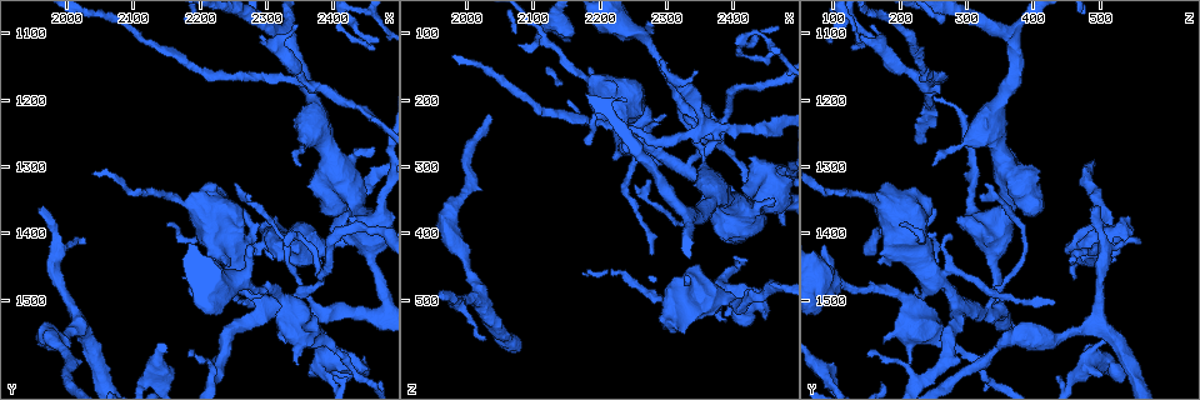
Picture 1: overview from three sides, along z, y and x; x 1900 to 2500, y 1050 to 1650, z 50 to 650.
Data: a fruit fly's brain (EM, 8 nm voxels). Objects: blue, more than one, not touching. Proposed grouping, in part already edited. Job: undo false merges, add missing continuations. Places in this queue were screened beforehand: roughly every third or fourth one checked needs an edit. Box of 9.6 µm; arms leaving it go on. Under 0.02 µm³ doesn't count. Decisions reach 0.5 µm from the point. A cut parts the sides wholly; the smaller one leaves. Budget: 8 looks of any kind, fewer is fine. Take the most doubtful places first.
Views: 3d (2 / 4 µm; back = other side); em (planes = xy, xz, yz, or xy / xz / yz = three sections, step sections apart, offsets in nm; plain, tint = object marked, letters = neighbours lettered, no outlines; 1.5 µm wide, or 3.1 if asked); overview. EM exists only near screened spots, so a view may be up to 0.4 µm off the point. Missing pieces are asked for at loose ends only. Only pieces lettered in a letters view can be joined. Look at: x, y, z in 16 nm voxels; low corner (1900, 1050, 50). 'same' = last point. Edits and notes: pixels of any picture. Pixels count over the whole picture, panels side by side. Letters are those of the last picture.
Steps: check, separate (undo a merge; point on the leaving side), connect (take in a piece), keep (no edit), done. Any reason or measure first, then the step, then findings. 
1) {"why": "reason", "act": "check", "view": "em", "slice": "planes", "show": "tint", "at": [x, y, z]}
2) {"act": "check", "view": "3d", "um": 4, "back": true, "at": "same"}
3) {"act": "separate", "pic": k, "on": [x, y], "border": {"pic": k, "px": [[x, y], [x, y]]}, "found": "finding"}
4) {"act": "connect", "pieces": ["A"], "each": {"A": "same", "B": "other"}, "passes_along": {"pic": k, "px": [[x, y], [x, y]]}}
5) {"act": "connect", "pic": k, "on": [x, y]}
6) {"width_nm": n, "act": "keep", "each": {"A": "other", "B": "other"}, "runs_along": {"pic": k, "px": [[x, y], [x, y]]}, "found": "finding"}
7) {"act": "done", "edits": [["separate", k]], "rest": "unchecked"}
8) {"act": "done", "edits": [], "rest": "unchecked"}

{"why": "branch stops here", "act": "check", "view": "em", "slice": "xy", "step": 8, "show": "tint", "at": [1965, 1360, 490]}

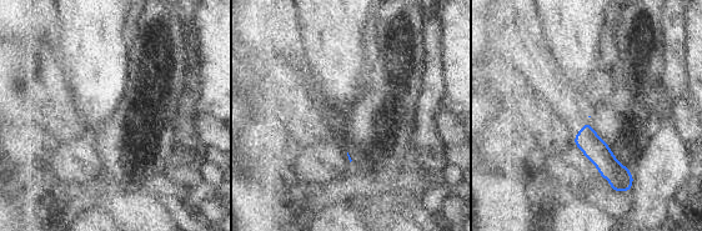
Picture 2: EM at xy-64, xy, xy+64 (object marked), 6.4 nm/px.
{"why": "cut it another way", "act": "check", "view": "em", "slice": "planes", "show": "letters", "at": "same"}

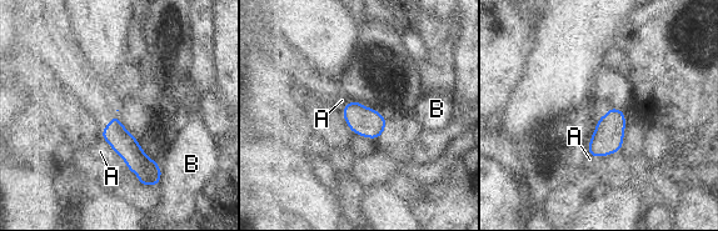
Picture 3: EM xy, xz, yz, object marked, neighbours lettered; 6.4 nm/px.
{"longest_contact_nm": ["B", 100], "act": "keep", "each": {"A": "other", "B": "other"}, "border": {"pic": 3, "px": [[106, 142], [113, 149]]}, "found": "none of them fits"}

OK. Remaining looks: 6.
{"why": "free end", "act": "check", "view": "em", "slice": "planes", "show": "letters", "at": [2300, 1105, 145]}

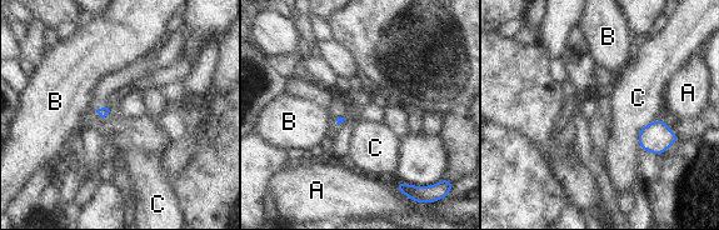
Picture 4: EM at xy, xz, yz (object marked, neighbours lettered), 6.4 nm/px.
{"longest_contact_nm": ["C", 240], "act": "keep", "each": {"A": "other", "B": "other", "C": "other"}, "border": {"pic": 4, "px": [[658, 119], [639, 131], [640, 149]]}, "found": "none of them fits"}

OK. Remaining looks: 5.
{"why": "thin end", "act": "check", "view": "em", "slice": "xy", "step": 4, "show": "tint", "at": [2175, 1470, 460]}

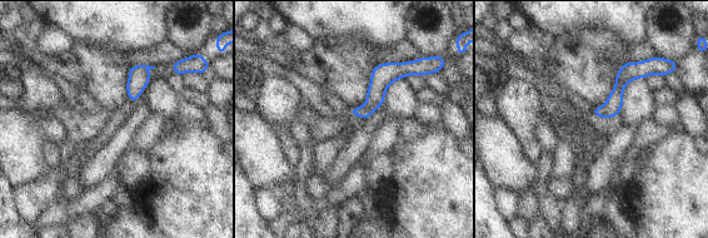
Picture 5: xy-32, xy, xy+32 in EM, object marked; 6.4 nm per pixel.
{"act": "check", "view": "em", "slice": "planes", "show": "letters", "at": "same"}

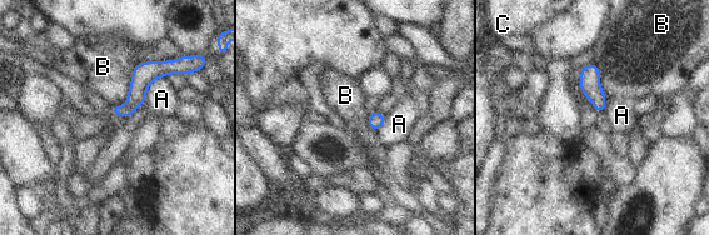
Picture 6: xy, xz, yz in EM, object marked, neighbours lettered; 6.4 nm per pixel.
{"act": "keep", "each": {"A": "other", "B": "other", "C": "other"}, "border": {"pic": 6, "px": [[141, 61], [128, 99], [110, 108]]}, "found": "no lettered piece goes on from it"}

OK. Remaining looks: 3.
{"why": "thick turns thin", "act": "check", "view": "3d", "um": 4, "at": [2380, 1560, 270]}

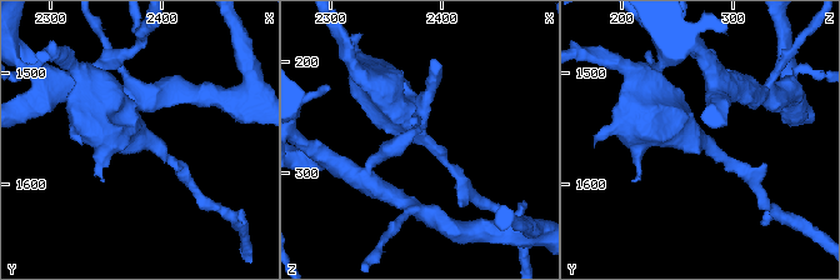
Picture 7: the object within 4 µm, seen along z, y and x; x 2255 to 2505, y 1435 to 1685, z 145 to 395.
{"why": "need the tissue", "act": "check", "view": "em", "slice": "planes", "show": "letters", "at": [2380, 1560, 266]}

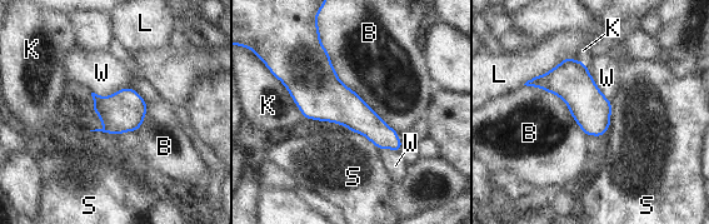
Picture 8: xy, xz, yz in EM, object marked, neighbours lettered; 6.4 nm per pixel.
{"longest_contact_nm": ["B", 850], "act": "keep", "each": {"B": "other", "K": "other", "L": "other", "S": "other", "W": "other"}, "border": {"pic": 8, "px": [[318, 29], [338, 78], [398, 132]]}, "found": "all the same neuron"}

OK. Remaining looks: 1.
{"act": "done", "edits": [], "rest": "unchecked"}

